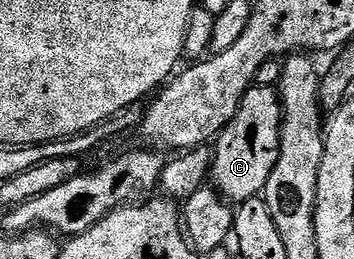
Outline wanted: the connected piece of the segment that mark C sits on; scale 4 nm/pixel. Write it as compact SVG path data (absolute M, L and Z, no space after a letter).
M253 84L240 101L234 119L211 146L211 184L217 193L229 203L249 201L263 194L266 179L274 171L280 154L280 128L284 125L284 113L280 110L280 94L271 85Z

